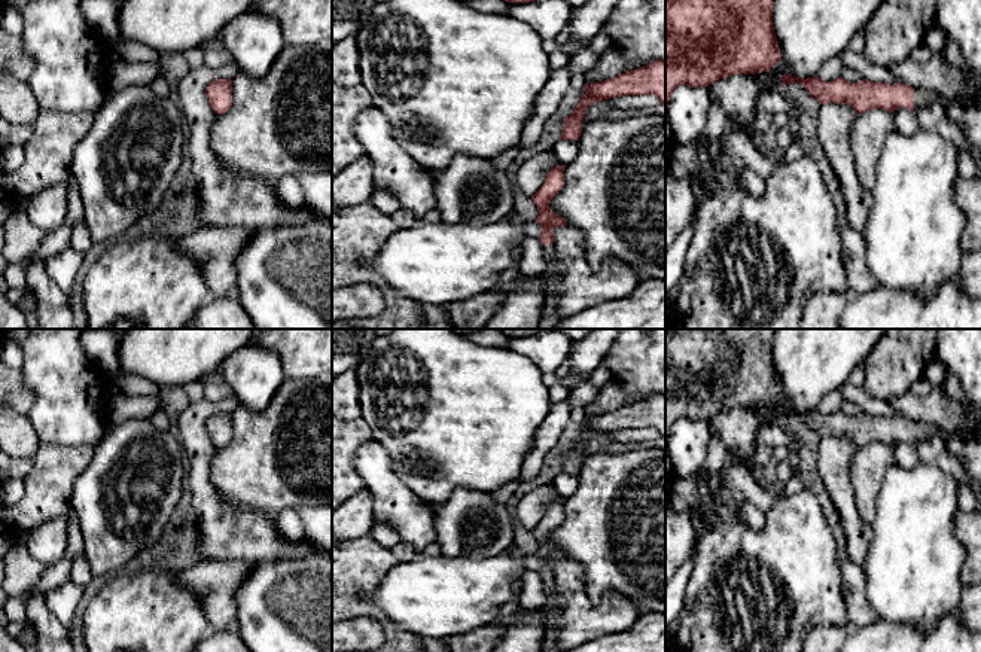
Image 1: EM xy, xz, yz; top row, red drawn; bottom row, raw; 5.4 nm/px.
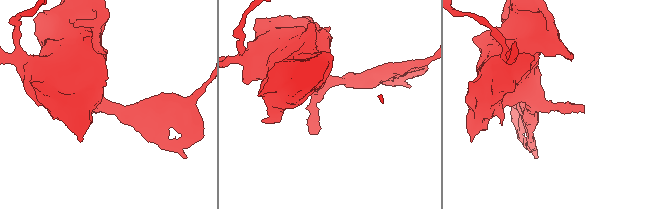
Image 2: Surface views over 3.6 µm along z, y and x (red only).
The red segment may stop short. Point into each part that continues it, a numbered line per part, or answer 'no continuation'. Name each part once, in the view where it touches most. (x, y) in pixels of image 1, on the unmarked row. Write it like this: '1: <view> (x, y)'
1: yz (922, 430)

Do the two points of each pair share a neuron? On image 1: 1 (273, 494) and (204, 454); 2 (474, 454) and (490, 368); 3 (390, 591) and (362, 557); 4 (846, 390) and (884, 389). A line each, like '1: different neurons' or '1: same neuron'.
1: different neurons
2: same neuron
3: different neurons
4: different neurons

